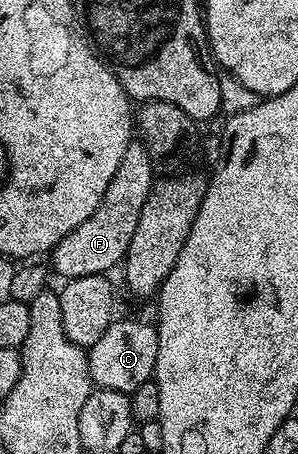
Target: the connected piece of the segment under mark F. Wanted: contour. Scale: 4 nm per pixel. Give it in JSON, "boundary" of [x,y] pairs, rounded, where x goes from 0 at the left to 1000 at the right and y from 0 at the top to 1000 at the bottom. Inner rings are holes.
{"boundary":[[[443,311],[406,328],[396,379],[383,379],[315,476],[302,476],[302,485],[275,485],[248,511],[195,529],[188,544],[168,553],[171,593],[185,601],[191,595],[205,615],[362,604],[386,586],[393,593],[413,579],[450,520],[450,502],[463,502],[463,476],[477,476],[477,449],[490,449],[490,432],[503,432],[517,407],[510,346],[497,341],[480,313]]]}

